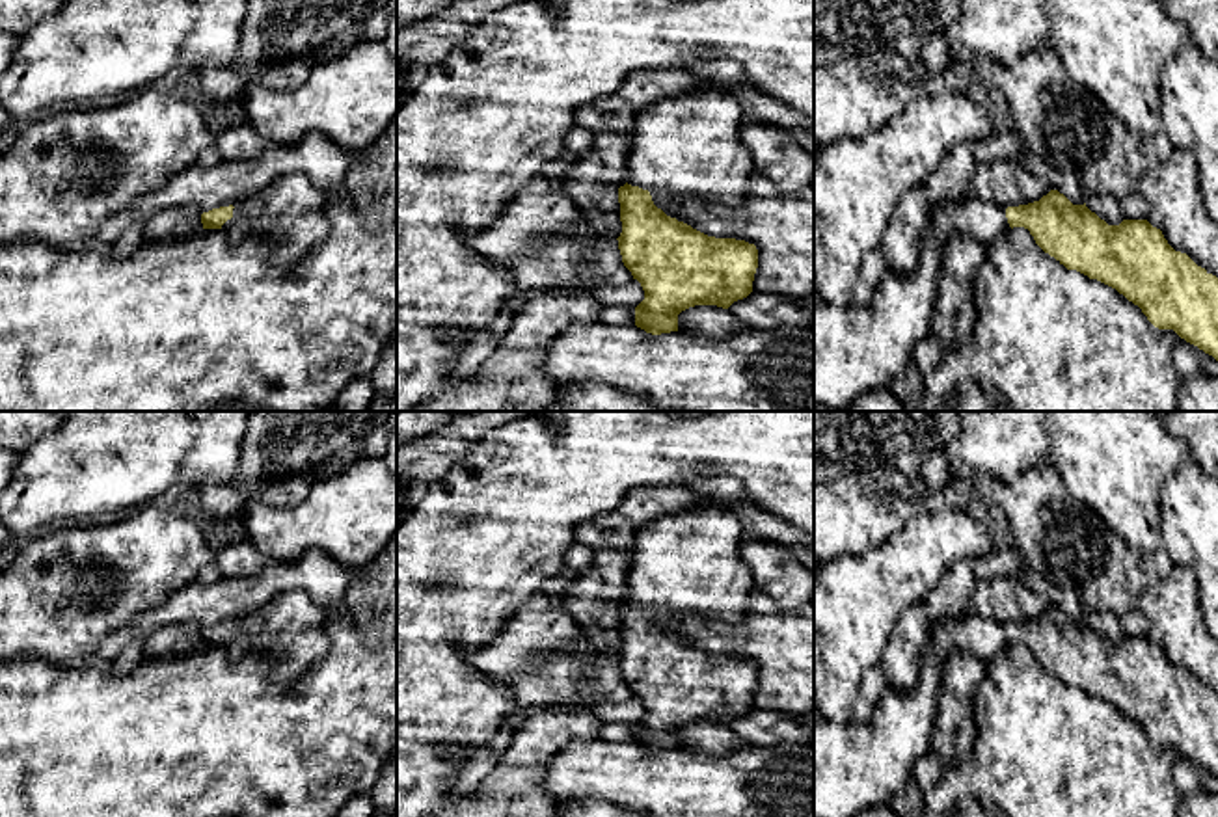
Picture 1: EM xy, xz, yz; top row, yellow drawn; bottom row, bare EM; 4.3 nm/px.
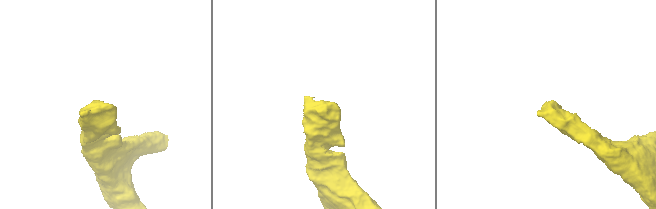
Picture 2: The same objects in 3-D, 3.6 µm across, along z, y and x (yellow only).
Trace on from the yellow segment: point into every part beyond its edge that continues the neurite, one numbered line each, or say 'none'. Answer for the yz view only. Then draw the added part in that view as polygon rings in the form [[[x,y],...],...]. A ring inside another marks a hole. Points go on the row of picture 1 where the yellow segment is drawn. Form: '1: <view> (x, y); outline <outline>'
1: yz (857, 348); outline [[[976,195],[942,201],[922,236],[920,264],[913,274],[886,270],[870,305],[829,305],[814,298],[814,406],[838,411],[859,395],[888,387],[913,361],[916,344],[929,335],[944,248],[954,233],[991,246],[1009,231],[1006,208]]]

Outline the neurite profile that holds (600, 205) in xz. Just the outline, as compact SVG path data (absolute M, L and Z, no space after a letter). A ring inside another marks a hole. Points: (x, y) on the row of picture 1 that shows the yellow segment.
M594 134L592 147L564 164L564 194L581 208L590 227L605 238L622 233L618 188L628 182L631 136Z

